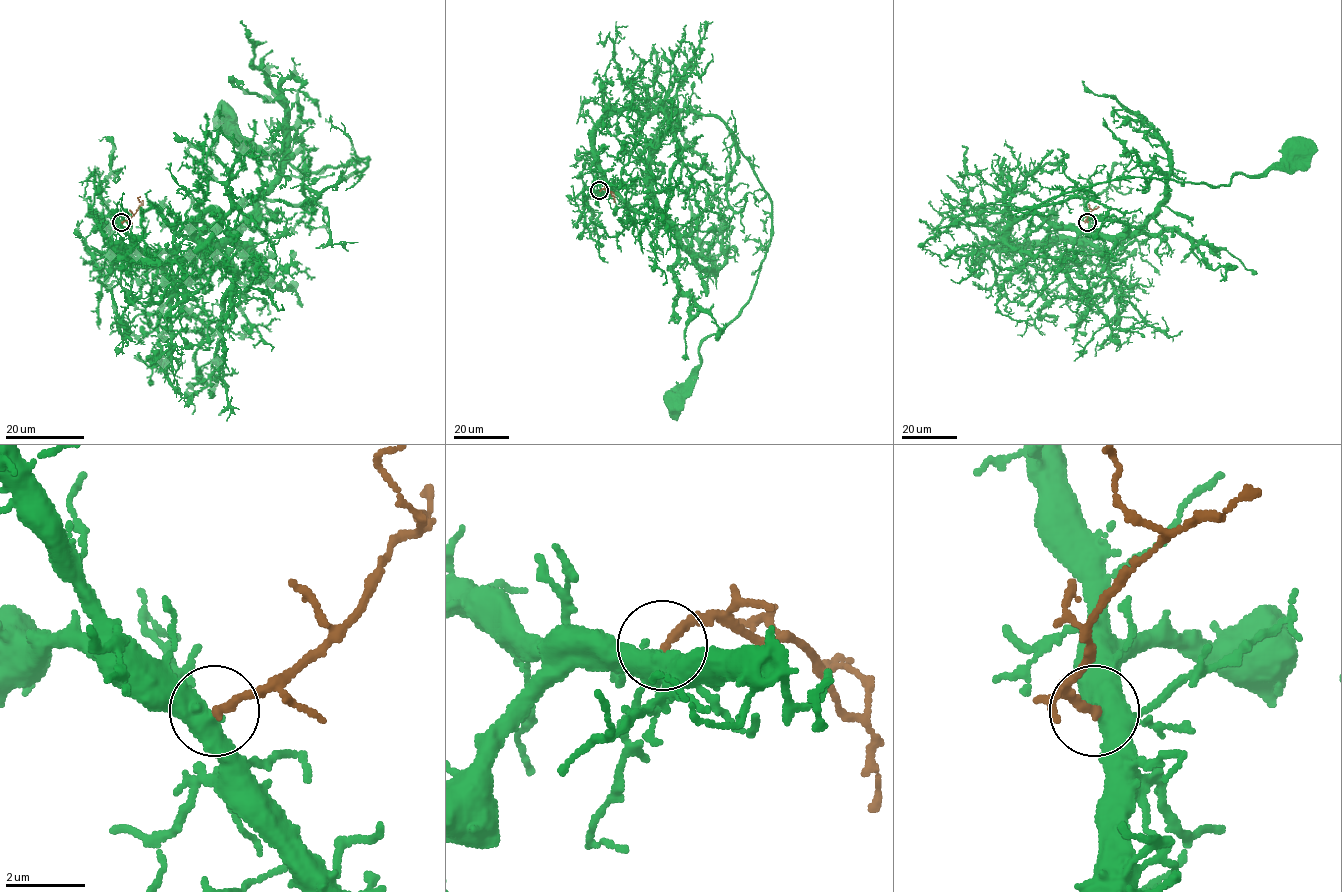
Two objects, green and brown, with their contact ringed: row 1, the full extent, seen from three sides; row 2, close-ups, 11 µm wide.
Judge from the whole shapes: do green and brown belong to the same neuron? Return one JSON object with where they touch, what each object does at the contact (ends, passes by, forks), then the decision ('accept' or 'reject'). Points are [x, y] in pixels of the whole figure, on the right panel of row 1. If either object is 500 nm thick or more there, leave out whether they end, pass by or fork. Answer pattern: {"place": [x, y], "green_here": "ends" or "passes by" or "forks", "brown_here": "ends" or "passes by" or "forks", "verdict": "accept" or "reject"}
{"place": [1087, 222], "green_here": "forks", "brown_here": "ends", "verdict": "accept"}

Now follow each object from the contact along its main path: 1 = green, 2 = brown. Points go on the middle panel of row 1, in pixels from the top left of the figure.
1: (599, 191), (604, 120), (698, 111), (730, 131), (770, 201), (751, 298), (702, 343), (674, 403)
2: (599, 190), (605, 189), (613, 195), (612, 192)

